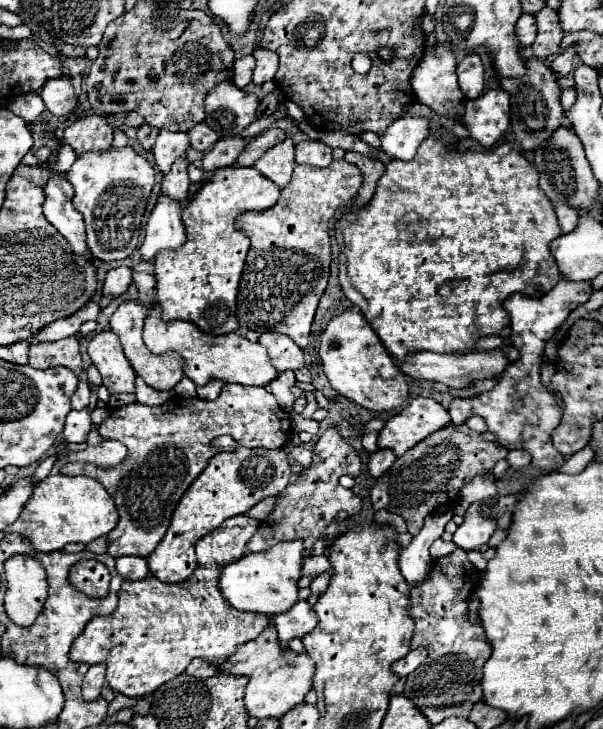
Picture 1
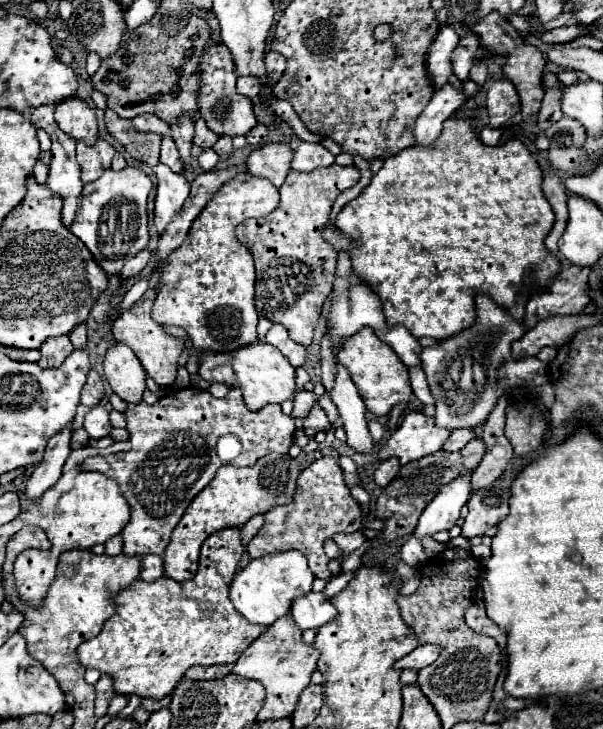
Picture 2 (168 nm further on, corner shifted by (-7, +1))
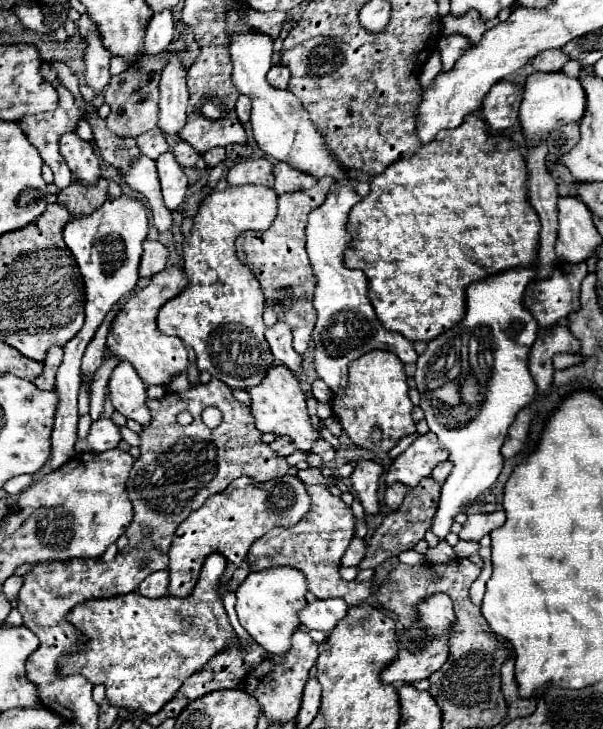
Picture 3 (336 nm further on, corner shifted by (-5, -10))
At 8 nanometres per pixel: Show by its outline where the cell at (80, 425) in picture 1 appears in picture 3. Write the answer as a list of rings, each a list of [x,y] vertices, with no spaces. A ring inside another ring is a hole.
[[[100,417],[98,421],[92,423],[90,433],[84,441],[76,443],[78,451],[90,451],[90,453],[102,453],[108,449],[114,449],[120,441],[120,431],[118,427],[112,423],[112,419]]]

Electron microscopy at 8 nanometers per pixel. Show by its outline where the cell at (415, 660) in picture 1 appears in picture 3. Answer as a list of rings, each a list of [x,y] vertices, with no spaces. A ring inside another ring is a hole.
[[[430,595],[430,599],[426,599],[420,605],[418,625],[412,627],[410,631],[404,631],[406,635],[402,635],[398,639],[398,645],[400,645],[398,657],[394,659],[394,663],[390,663],[390,667],[386,667],[382,671],[382,681],[390,683],[390,685],[414,683],[420,679],[428,679],[434,671],[438,671],[448,659],[448,647],[446,647],[446,637],[442,635],[442,627],[448,627],[448,623],[452,623],[452,621],[454,621],[454,611],[452,611],[450,597],[448,595]]]

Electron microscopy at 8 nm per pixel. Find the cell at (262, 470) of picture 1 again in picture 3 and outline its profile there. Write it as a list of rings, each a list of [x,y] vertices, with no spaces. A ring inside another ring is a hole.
[[[284,475],[278,479],[270,479],[266,483],[252,481],[250,477],[238,477],[230,483],[222,493],[210,495],[206,503],[190,515],[184,523],[180,523],[174,533],[168,557],[170,557],[170,587],[168,593],[172,597],[186,597],[192,593],[200,567],[210,553],[222,553],[228,559],[228,565],[220,583],[227,583],[234,571],[244,561],[250,545],[266,535],[276,525],[292,527],[298,523],[310,507],[310,497],[306,493],[304,483],[294,475]]]

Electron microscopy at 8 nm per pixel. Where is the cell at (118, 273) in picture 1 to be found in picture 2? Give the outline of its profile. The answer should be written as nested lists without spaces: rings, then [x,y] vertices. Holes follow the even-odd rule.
[[[144,248],[138,256],[134,256],[132,260],[128,260],[126,266],[124,266],[124,270],[122,270],[124,280],[134,280],[140,274],[140,270],[148,264],[148,260],[150,260],[150,248]]]

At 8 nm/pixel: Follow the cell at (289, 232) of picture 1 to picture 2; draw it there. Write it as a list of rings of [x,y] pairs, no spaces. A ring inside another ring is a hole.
[[[332,164],[314,172],[290,172],[280,186],[280,206],[256,220],[246,220],[236,228],[236,238],[252,252],[256,262],[256,310],[260,316],[286,326],[292,340],[312,344],[314,326],[320,308],[332,292],[336,252],[324,242],[322,228],[328,222],[330,208],[336,196],[352,188],[360,180],[360,170],[354,166]]]

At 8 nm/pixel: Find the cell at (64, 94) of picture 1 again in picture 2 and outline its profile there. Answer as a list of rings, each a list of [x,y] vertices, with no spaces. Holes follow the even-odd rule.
[[[68,98],[56,104],[56,122],[62,132],[72,136],[76,142],[96,144],[98,122],[94,110],[80,98]]]

